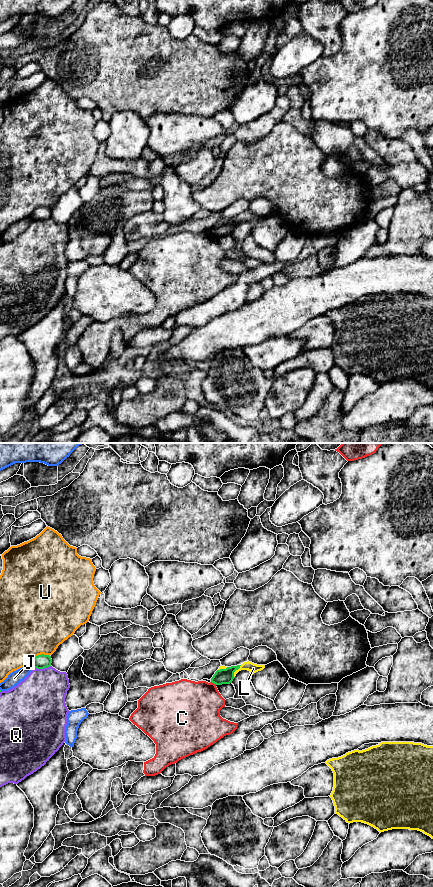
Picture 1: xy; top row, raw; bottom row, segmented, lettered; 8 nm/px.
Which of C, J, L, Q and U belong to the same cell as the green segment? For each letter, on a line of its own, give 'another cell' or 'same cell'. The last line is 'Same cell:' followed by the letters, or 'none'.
C: another cell
J: another cell
L: another cell
Q: another cell
U: another cell
Same cell: none

